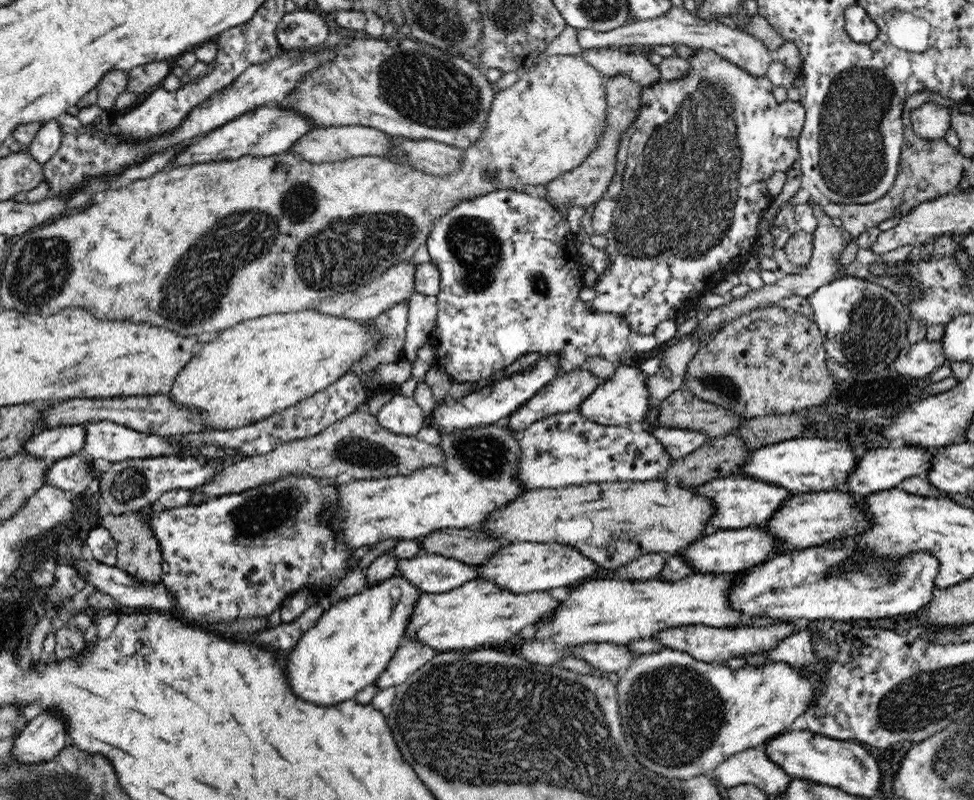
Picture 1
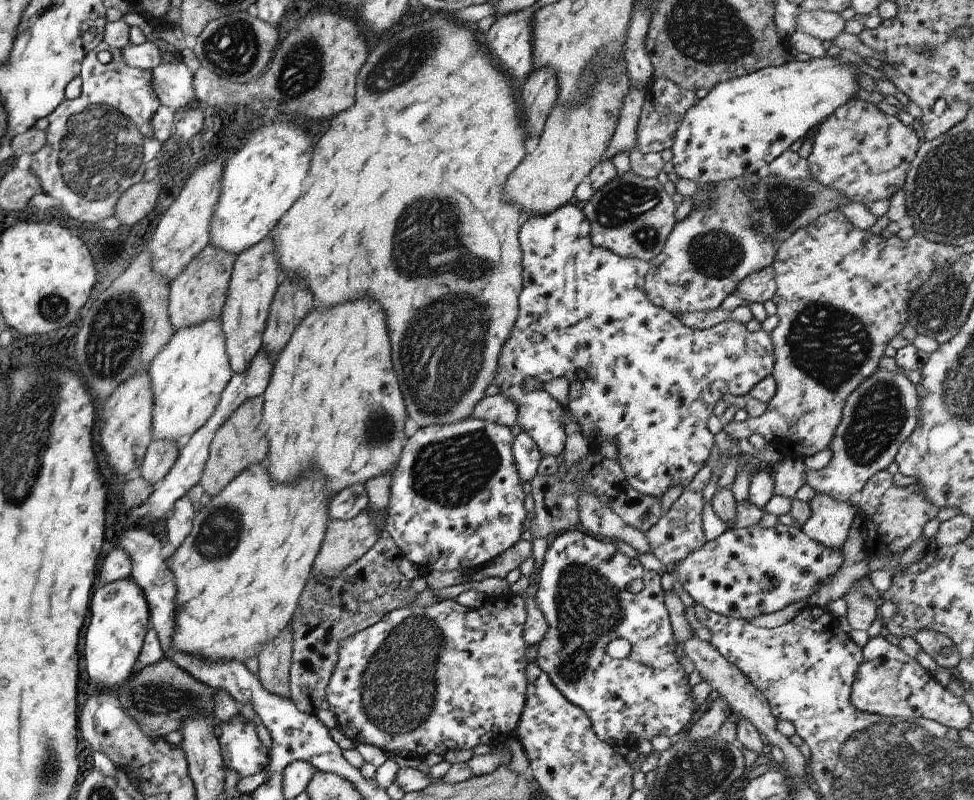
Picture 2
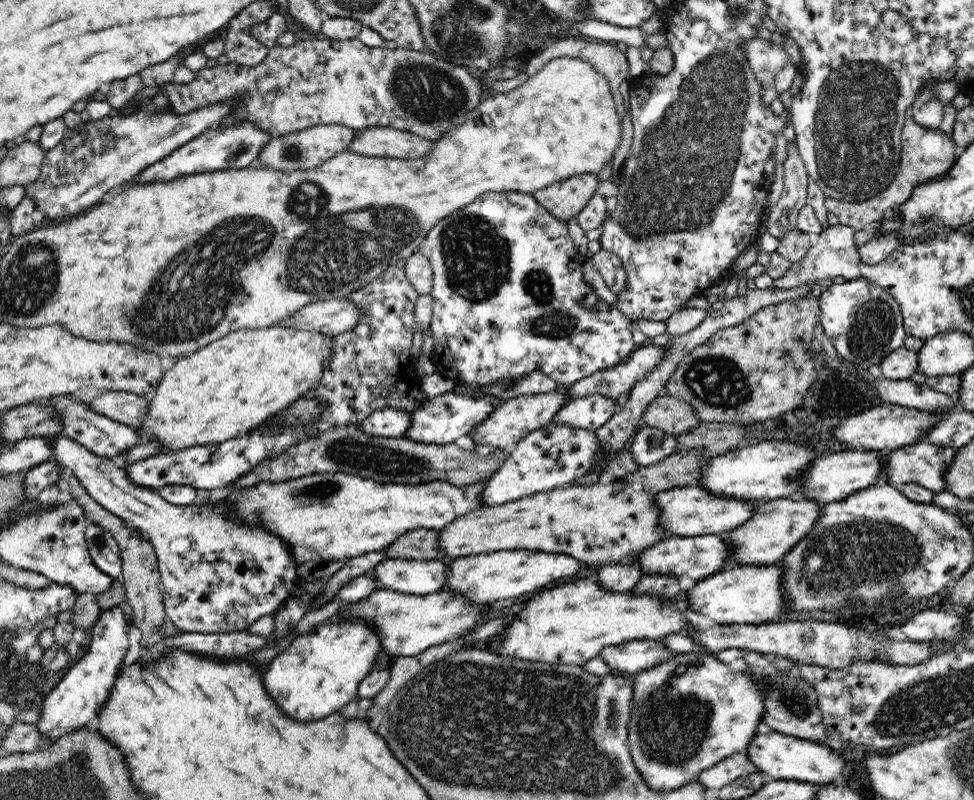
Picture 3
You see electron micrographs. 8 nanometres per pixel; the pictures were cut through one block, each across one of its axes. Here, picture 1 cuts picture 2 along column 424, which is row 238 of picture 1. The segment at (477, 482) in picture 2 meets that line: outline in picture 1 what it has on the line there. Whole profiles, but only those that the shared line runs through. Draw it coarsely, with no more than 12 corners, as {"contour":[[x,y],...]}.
{"contour":[[497,190],[436,220],[435,367],[480,385],[630,354],[574,235]]}

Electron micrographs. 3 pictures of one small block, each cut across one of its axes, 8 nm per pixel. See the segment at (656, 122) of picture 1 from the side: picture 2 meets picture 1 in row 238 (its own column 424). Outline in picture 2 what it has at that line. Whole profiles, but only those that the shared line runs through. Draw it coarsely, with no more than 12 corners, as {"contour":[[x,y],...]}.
{"contour":[[523,596],[403,606],[338,641],[336,728],[493,748],[526,699]]}

